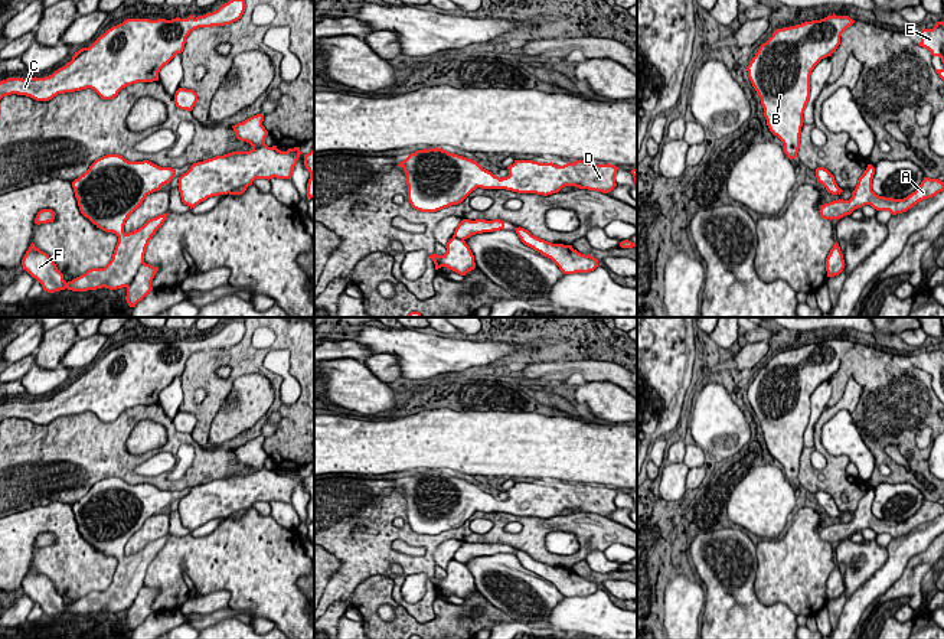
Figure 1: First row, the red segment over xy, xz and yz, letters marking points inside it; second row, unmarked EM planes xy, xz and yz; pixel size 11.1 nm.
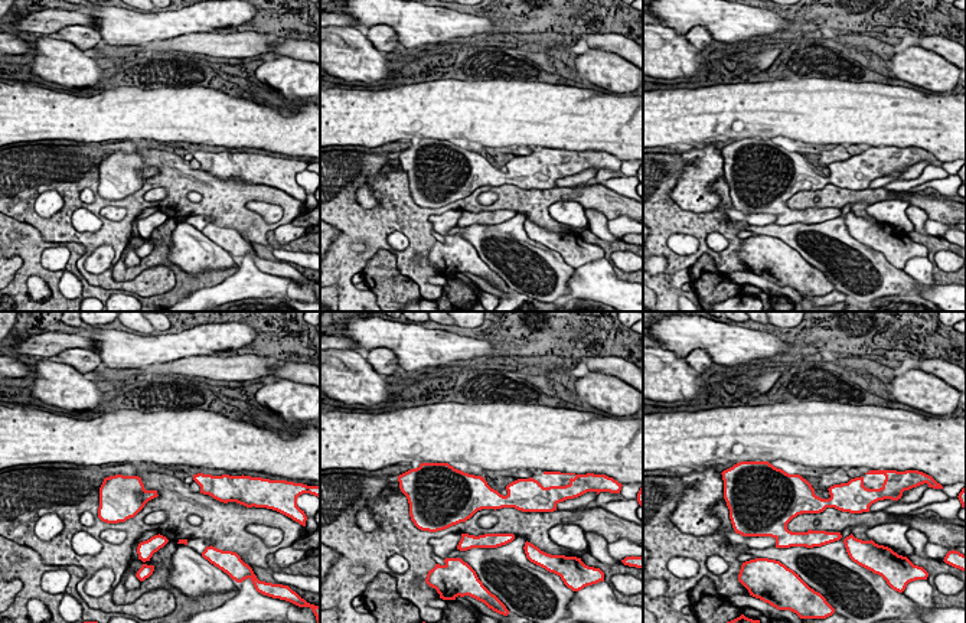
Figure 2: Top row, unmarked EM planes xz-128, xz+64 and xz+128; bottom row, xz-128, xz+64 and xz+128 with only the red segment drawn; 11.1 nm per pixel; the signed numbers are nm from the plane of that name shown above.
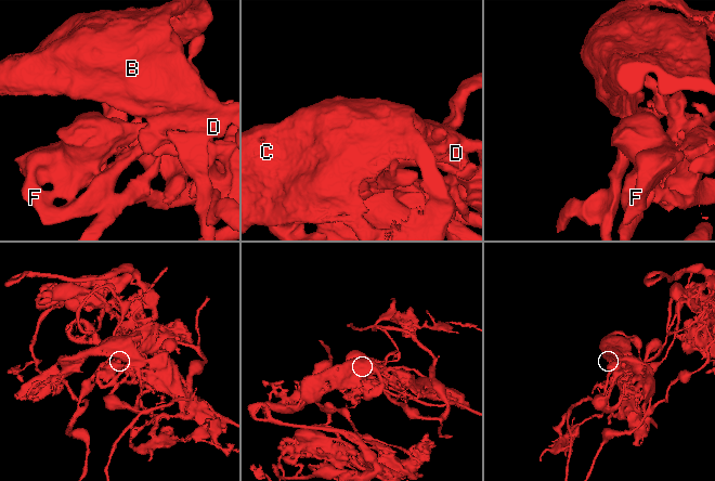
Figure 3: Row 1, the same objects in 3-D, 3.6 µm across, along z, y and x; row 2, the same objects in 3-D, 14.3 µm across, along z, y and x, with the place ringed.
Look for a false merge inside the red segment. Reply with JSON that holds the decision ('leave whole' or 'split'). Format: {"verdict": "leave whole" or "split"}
{"verdict": "leave whole"}

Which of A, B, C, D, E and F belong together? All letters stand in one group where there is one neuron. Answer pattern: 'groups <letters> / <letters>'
groups A B C D E F

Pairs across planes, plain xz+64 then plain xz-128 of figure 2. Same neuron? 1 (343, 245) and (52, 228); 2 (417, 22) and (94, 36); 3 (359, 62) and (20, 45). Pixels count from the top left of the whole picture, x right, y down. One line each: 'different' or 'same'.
1: same
2: different
3: different

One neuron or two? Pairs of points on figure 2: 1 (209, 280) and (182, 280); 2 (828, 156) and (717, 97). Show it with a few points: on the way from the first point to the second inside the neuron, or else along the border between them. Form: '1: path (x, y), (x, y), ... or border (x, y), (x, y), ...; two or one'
1: path (202, 281), (189, 281); one
2: border (836, 144), (844, 146); two

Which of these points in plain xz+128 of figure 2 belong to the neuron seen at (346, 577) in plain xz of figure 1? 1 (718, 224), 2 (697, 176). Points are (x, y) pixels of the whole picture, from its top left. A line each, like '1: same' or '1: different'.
1: same
2: different

